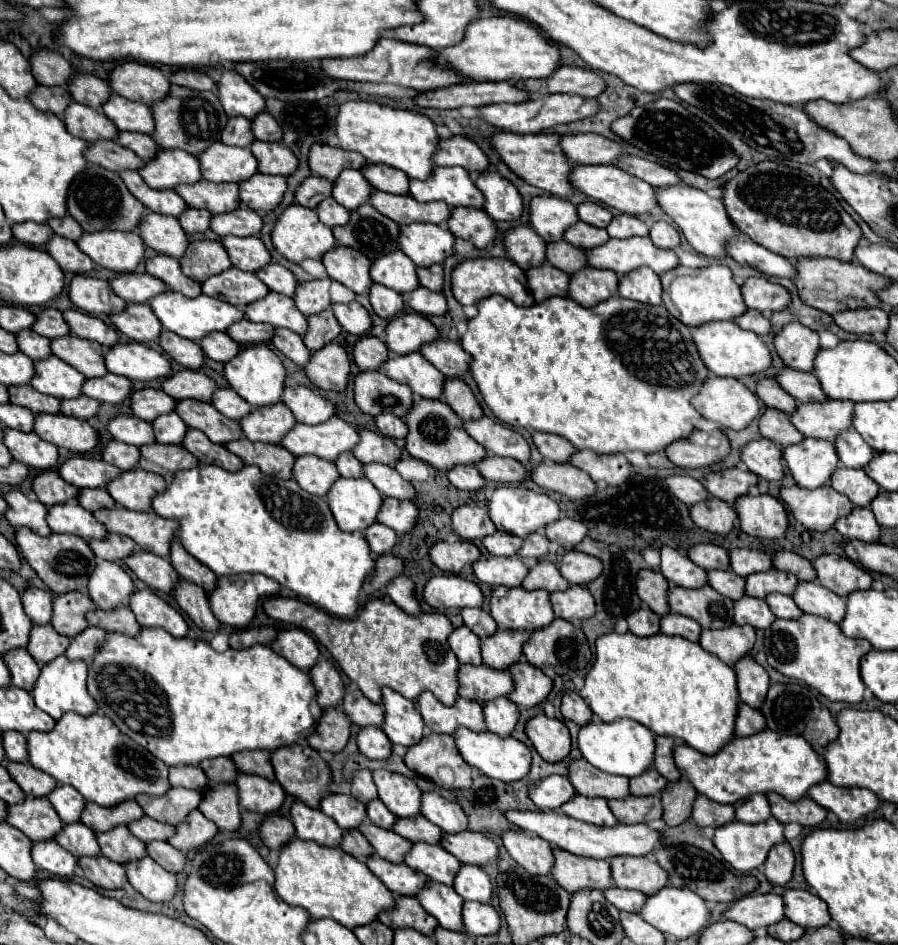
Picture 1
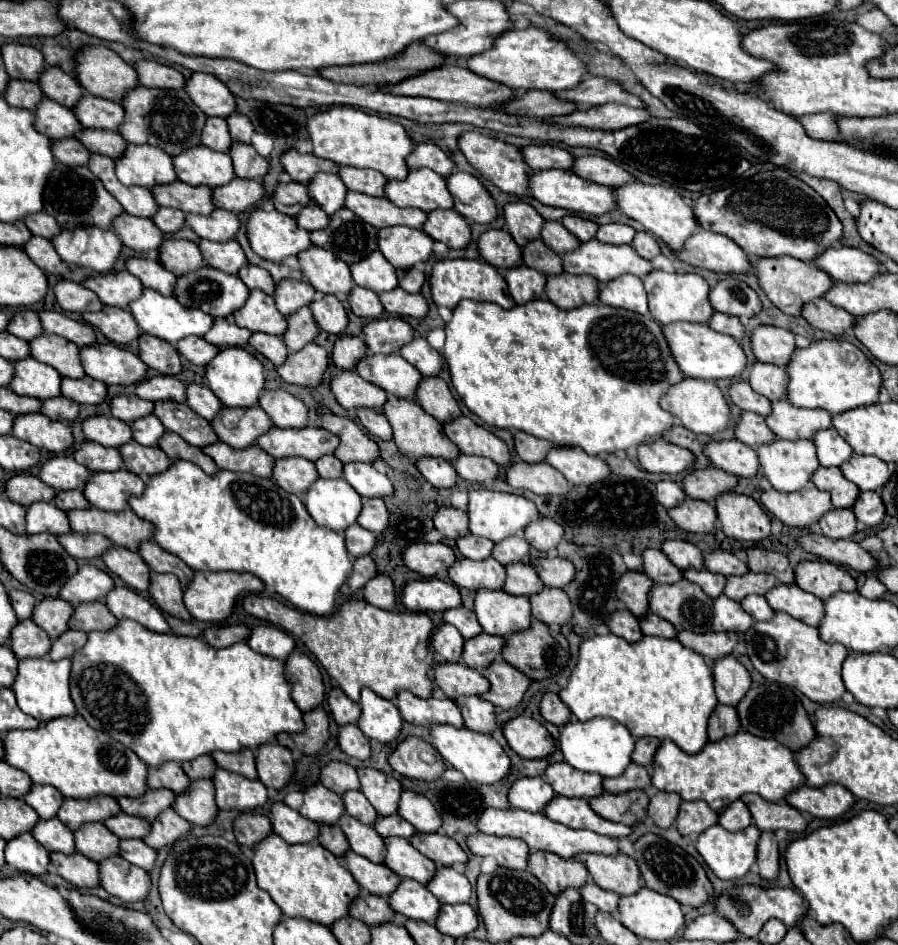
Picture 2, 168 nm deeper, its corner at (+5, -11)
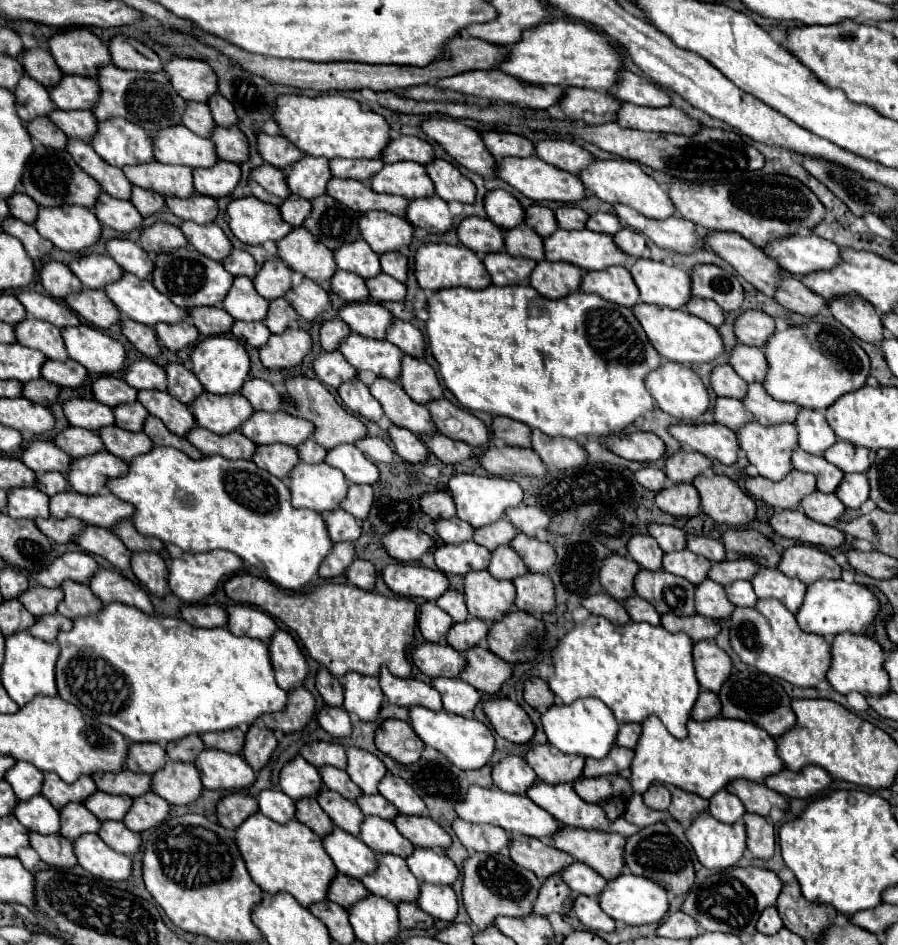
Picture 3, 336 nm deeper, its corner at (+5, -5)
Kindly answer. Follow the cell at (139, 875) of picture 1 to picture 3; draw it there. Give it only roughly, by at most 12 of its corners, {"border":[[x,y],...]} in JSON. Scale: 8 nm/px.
{"border":[[98,834],[74,842],[78,864],[104,880],[128,880],[132,860]]}

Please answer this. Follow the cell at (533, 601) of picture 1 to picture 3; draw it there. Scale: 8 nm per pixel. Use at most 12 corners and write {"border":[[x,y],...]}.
{"border":[[488,570],[466,574],[468,612],[492,624],[514,610],[516,588]]}

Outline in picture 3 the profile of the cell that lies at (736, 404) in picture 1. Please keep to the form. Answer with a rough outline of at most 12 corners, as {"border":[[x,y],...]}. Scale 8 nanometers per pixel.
{"border":[[662,362],[646,376],[658,408],[698,420],[710,408],[700,376]]}

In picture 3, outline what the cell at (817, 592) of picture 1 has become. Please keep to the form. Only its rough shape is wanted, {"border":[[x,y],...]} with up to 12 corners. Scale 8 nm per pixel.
{"border":[[762,568],[752,578],[758,598],[776,598],[792,614],[806,586],[780,570]]}

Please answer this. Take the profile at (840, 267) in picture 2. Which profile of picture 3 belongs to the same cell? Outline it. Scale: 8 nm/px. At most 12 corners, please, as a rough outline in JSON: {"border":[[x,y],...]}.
{"border":[[816,234],[764,248],[792,274],[832,270],[840,246]]}

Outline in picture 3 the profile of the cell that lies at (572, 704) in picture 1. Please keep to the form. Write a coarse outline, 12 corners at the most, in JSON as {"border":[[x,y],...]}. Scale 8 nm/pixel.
{"border":[[542,678],[524,682],[524,700],[540,712],[556,704]]}

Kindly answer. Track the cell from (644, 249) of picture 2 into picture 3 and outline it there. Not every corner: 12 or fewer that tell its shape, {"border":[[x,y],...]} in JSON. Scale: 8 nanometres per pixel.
{"border":[[622,228],[614,242],[640,258],[646,250],[644,234]]}

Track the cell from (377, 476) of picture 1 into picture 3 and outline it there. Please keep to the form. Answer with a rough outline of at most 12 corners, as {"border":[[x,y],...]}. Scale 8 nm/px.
{"border":[[354,444],[328,450],[326,464],[342,470],[352,484],[380,478]]}

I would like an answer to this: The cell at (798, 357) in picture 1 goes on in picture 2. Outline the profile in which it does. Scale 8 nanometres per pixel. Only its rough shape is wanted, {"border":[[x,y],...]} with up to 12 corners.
{"border":[[768,324],[752,330],[760,362],[786,366],[796,350],[792,332]]}

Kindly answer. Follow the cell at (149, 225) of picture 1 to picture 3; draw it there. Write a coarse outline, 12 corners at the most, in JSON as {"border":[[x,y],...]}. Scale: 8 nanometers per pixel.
{"border":[[104,192],[96,216],[118,232],[142,228],[142,216],[132,202]]}

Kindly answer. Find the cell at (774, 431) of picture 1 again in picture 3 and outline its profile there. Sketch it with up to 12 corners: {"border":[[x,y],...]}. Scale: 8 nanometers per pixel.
{"border":[[718,398],[714,418],[734,432],[756,420],[734,398]]}

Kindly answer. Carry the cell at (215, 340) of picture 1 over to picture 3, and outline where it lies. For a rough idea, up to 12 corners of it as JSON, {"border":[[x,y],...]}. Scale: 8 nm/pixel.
{"border":[[186,322],[156,324],[156,336],[168,350],[198,342],[198,330]]}

